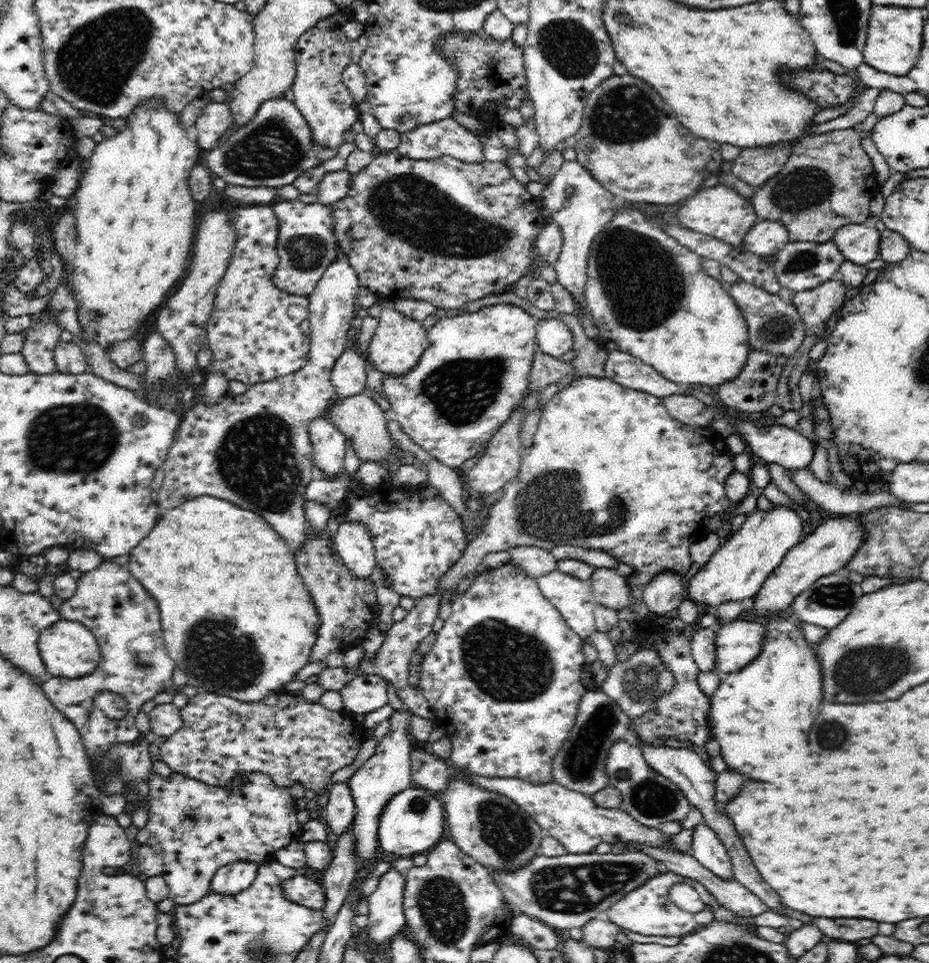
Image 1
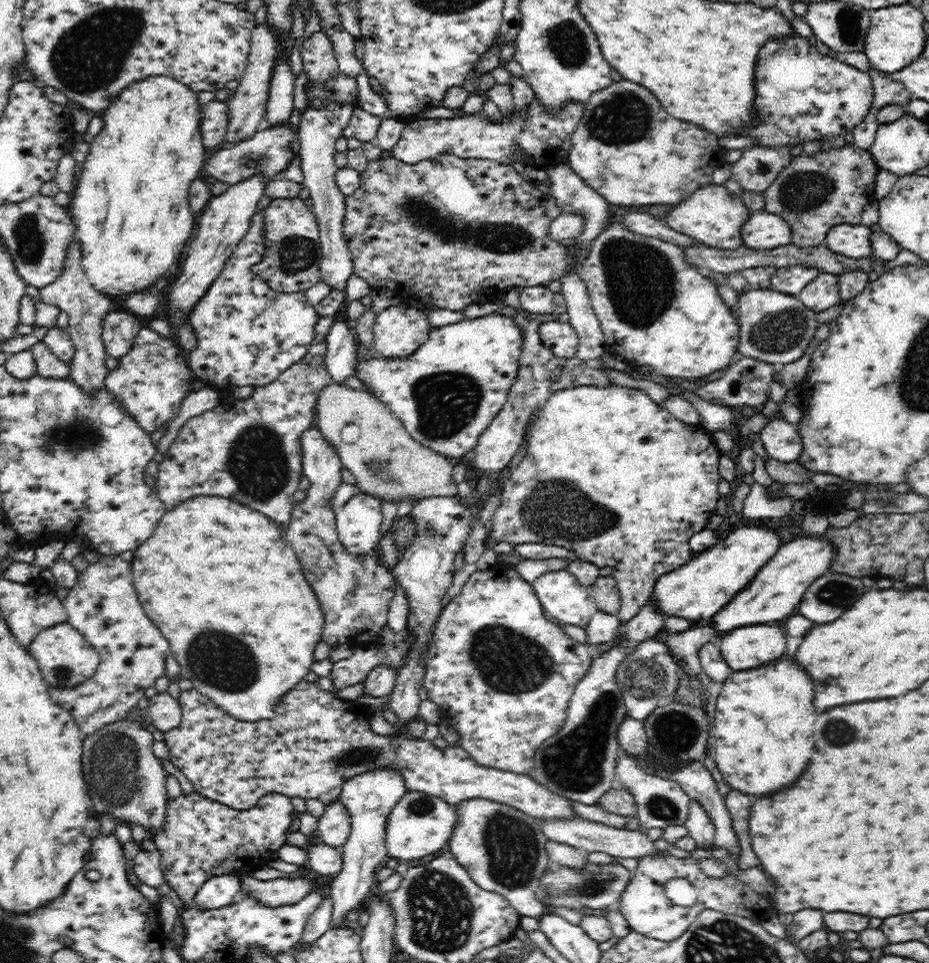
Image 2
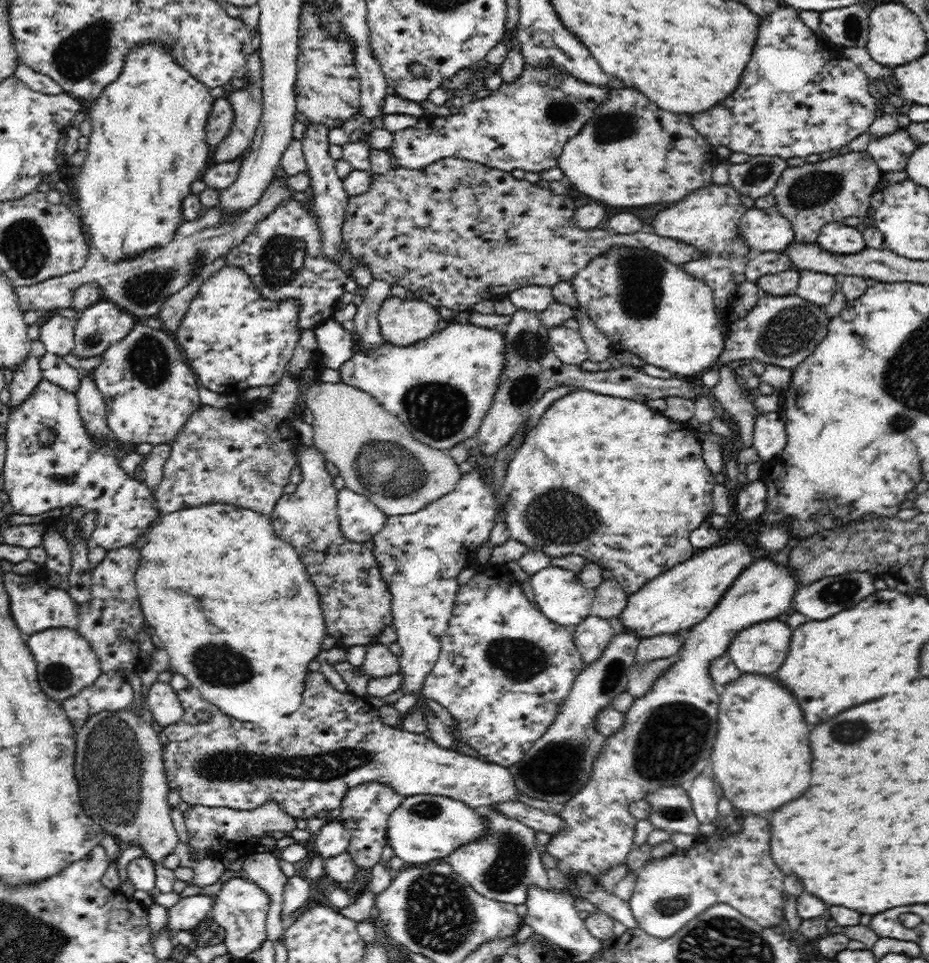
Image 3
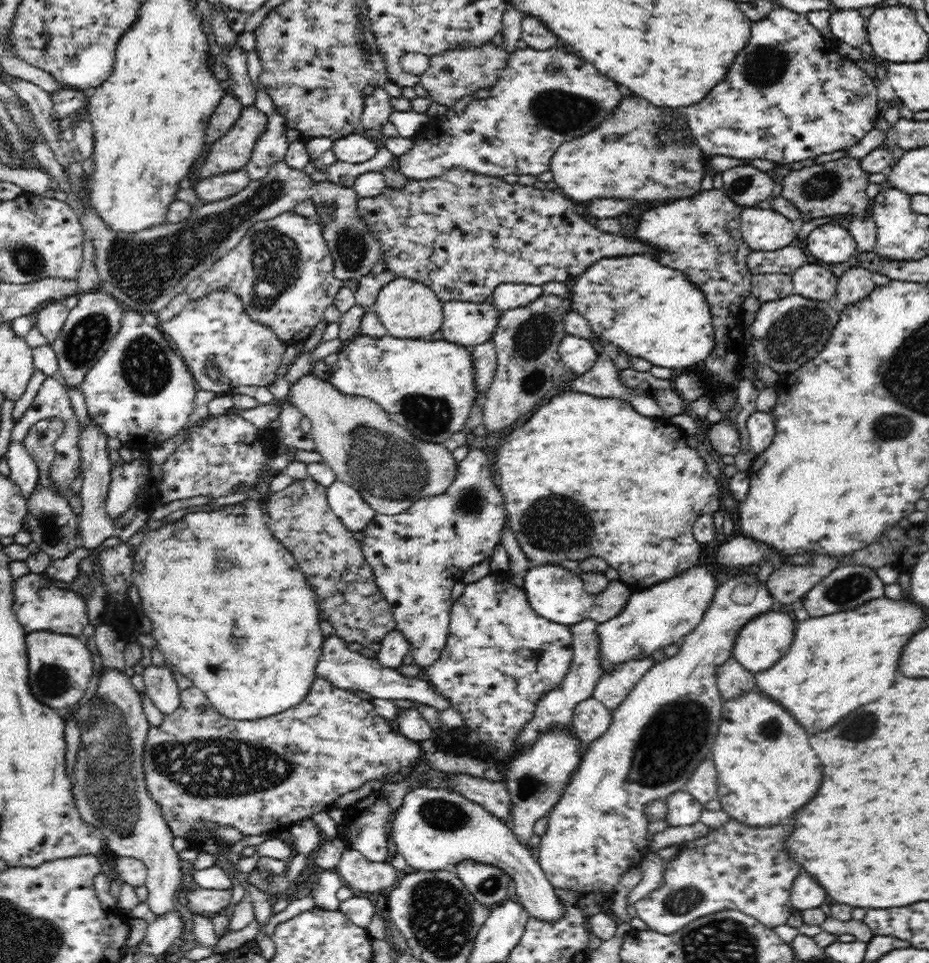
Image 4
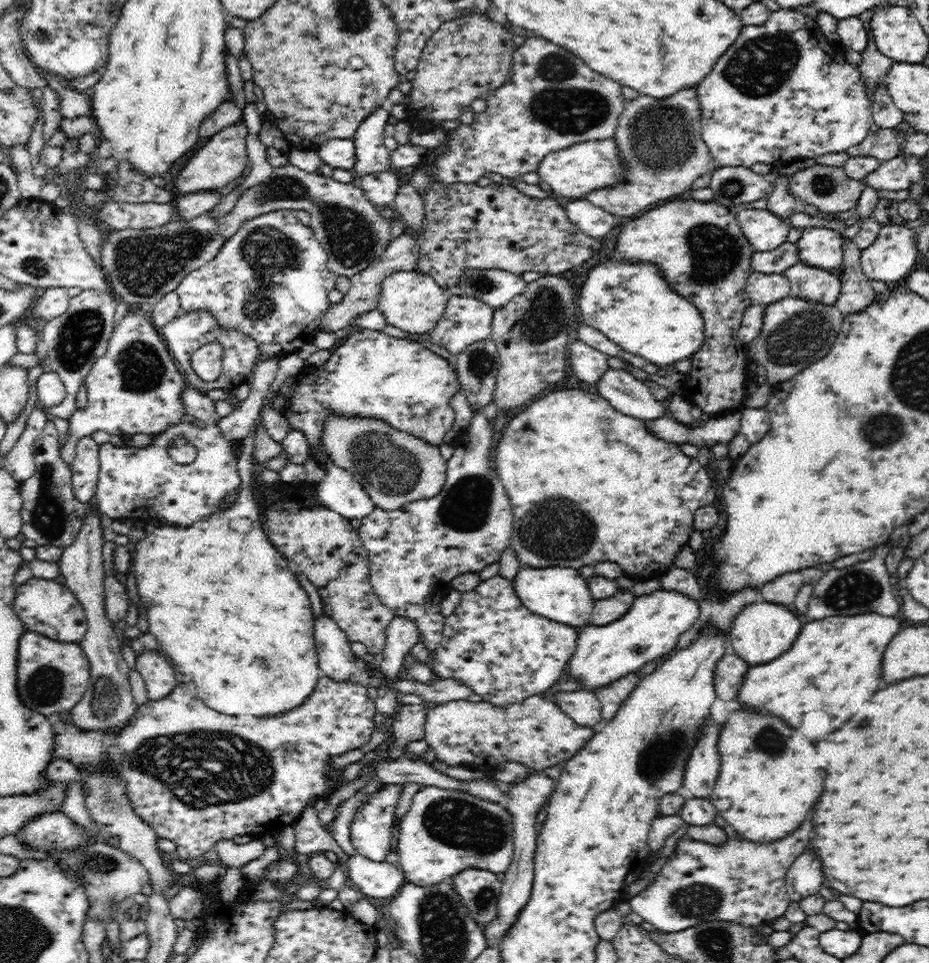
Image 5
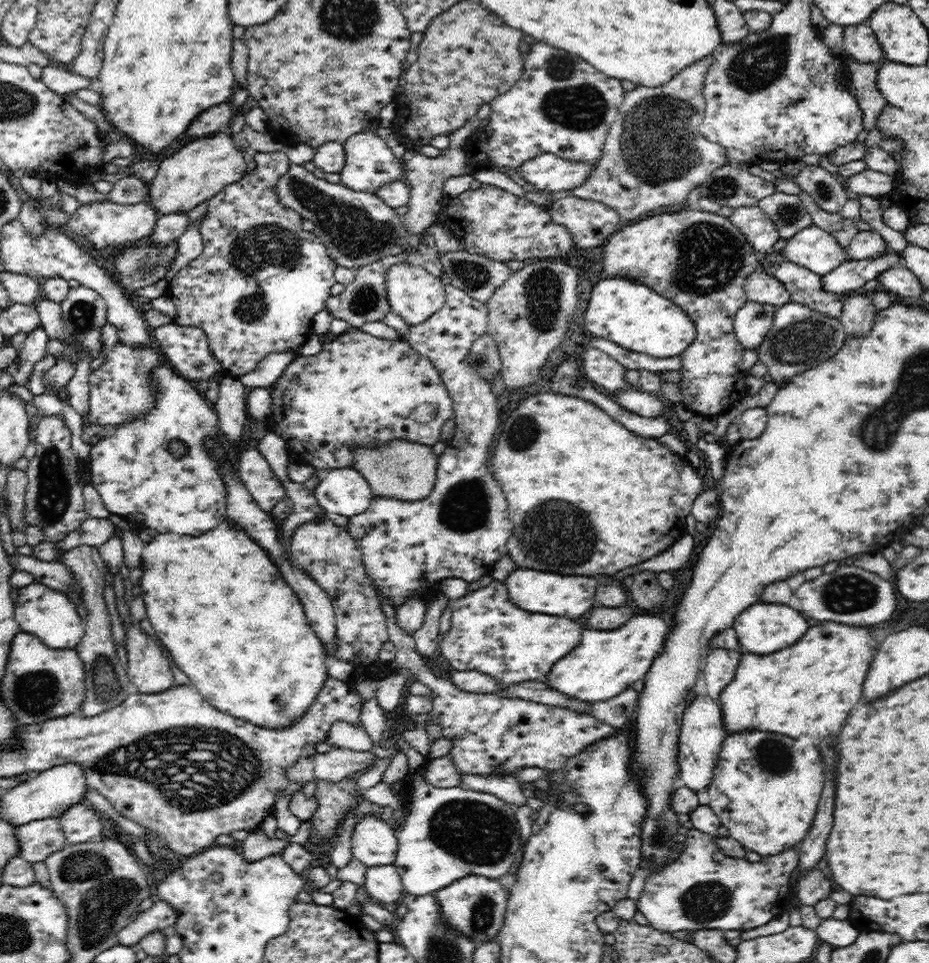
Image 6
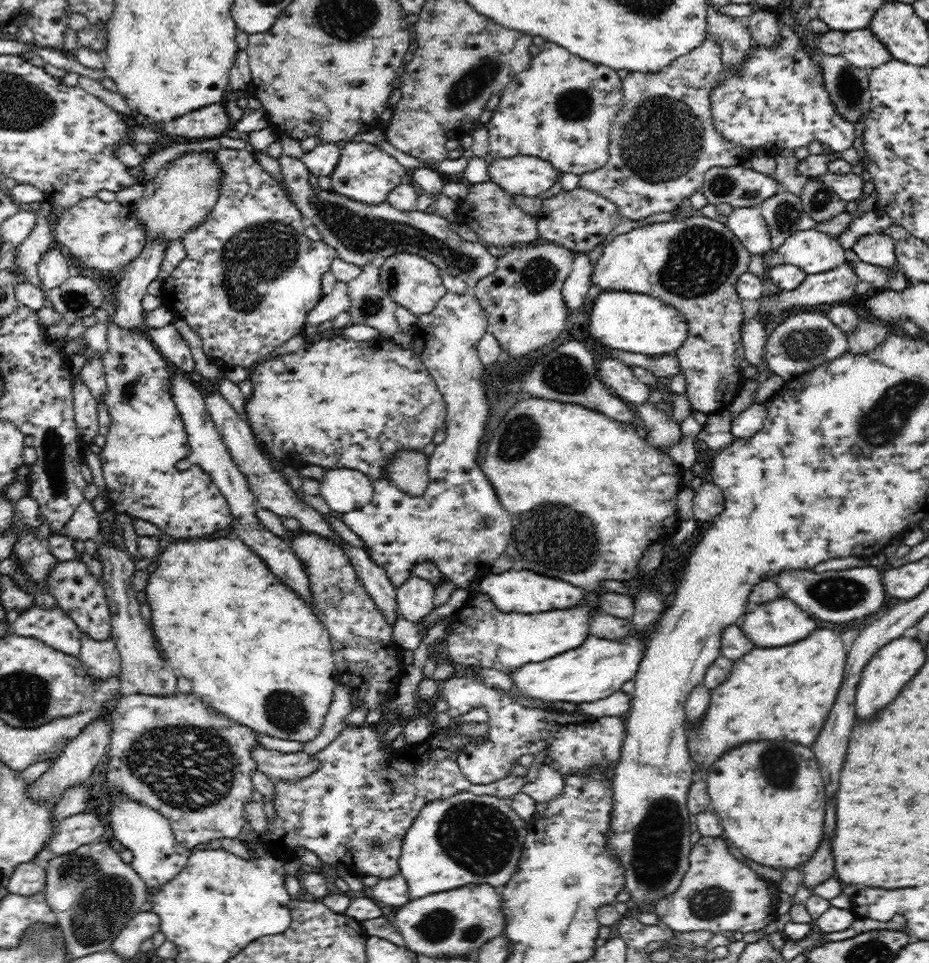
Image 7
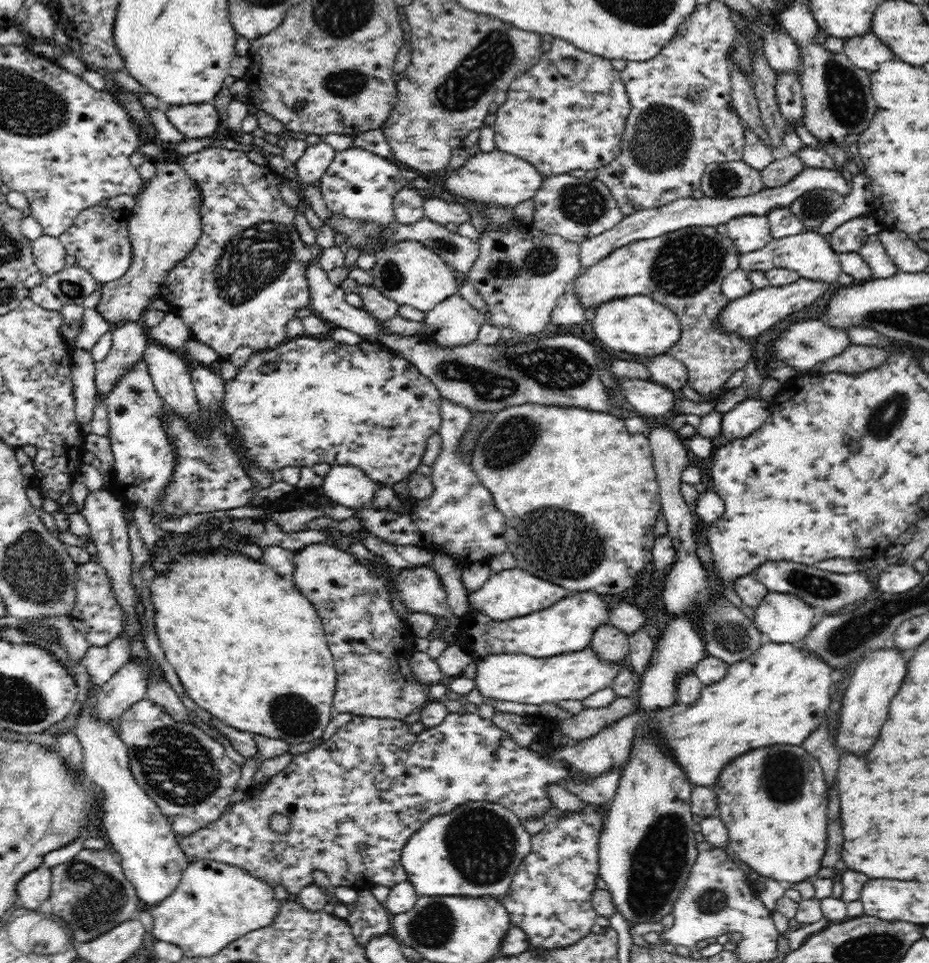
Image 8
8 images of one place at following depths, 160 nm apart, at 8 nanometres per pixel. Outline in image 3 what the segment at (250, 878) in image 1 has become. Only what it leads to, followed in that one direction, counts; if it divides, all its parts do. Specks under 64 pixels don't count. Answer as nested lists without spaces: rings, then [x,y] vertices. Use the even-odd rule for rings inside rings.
[[[197,893],[182,897],[177,904],[168,908],[170,932],[186,930],[191,932],[214,908],[217,894]]]

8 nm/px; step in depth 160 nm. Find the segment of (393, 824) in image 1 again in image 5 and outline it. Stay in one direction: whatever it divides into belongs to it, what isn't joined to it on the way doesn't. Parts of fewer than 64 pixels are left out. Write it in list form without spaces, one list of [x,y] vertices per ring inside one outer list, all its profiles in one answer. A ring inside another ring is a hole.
[[[437,786],[421,787],[412,797],[410,809],[398,824],[398,861],[405,880],[412,884],[428,886],[440,880],[452,880],[455,874],[466,868],[488,870],[503,874],[511,867],[515,846],[513,843],[512,817],[498,803],[482,800],[477,796],[458,790],[443,789]]]

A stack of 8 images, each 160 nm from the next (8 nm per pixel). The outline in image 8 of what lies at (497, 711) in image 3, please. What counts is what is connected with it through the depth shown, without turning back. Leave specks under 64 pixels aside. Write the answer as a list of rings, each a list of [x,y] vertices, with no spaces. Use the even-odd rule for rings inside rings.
[[[584,591],[560,600],[558,604],[536,611],[534,614],[508,620],[494,620],[481,610],[470,610],[459,620],[461,634],[459,646],[468,651],[474,660],[490,655],[525,654],[547,659],[559,654],[584,650],[591,646],[596,628],[608,622],[608,603],[594,591]]]

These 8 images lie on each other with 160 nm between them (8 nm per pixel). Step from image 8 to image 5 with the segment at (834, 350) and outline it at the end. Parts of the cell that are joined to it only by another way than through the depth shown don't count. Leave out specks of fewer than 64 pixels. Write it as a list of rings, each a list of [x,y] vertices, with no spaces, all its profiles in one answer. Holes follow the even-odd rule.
[[[794,296],[777,300],[765,305],[760,334],[747,344],[746,354],[766,368],[771,384],[784,382],[830,352],[844,317],[835,304],[820,304]]]

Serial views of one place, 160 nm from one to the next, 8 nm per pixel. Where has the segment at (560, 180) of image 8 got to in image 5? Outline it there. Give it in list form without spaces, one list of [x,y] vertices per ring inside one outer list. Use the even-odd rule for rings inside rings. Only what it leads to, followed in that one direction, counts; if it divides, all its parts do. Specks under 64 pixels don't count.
[[[587,198],[563,201],[562,205],[566,209],[568,218],[577,224],[582,232],[594,238],[604,238],[618,224],[616,215],[594,206]]]

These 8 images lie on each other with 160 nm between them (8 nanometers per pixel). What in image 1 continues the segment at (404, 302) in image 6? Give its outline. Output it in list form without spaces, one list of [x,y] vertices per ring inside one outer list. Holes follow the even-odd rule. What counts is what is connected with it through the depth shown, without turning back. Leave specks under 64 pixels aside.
[[[392,302],[382,304],[382,310],[377,319],[379,320],[378,328],[366,352],[363,352],[364,358],[367,363],[372,363],[374,368],[388,377],[407,375],[418,364],[419,358],[428,346],[427,331],[420,322],[395,311]]]

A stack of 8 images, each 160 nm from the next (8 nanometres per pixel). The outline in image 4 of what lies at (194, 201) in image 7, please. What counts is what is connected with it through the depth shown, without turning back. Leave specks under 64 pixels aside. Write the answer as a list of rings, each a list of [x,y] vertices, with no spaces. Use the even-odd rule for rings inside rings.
[[[256,104],[242,105],[240,116],[234,126],[213,142],[200,168],[201,178],[234,172],[242,169],[249,162],[256,145],[256,138],[264,132],[268,122],[268,117],[256,107]]]

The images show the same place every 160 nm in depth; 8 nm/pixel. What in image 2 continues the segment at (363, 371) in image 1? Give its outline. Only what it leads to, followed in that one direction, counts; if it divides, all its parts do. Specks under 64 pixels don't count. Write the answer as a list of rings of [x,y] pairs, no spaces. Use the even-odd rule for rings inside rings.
[[[346,319],[336,320],[334,326],[330,328],[327,334],[327,353],[325,358],[325,365],[327,371],[330,373],[334,383],[339,385],[346,385],[348,378],[354,378],[356,369],[359,363],[358,345],[355,335],[348,325]]]

